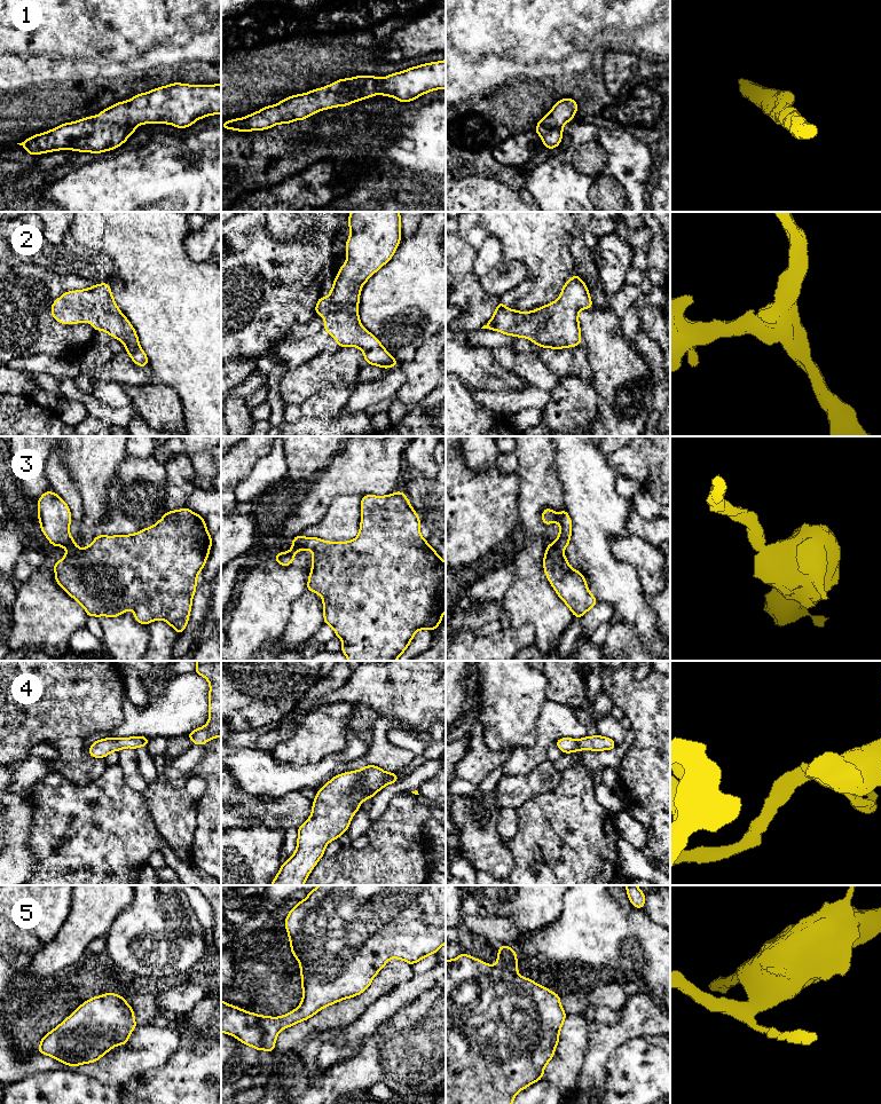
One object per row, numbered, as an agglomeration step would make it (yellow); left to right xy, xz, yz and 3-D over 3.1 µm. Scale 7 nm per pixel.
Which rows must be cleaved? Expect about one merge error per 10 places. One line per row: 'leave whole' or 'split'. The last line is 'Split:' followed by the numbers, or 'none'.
1: leave whole
2: leave whole
3: leave whole
4: leave whole
5: leave whole
Split: none

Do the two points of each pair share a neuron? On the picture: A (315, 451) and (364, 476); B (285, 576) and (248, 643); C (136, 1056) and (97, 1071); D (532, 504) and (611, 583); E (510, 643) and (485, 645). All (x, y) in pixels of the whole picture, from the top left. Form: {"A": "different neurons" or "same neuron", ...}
{"A": "different neurons", "B": "same neuron", "C": "same neuron", "D": "different neurons", "E": "same neuron"}

